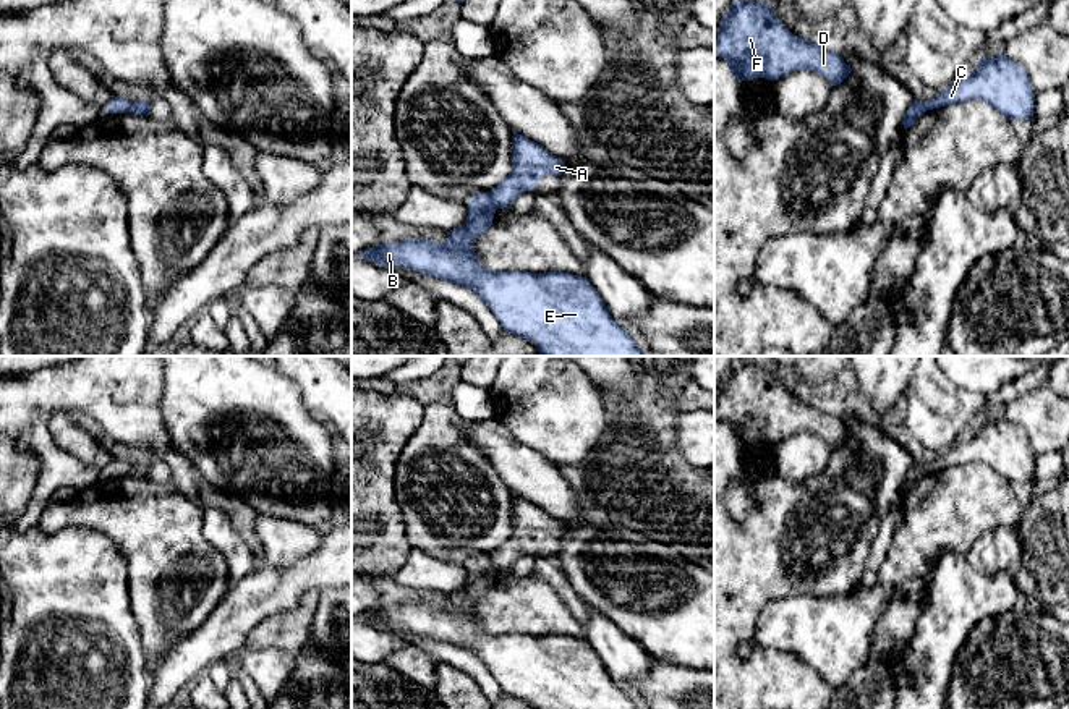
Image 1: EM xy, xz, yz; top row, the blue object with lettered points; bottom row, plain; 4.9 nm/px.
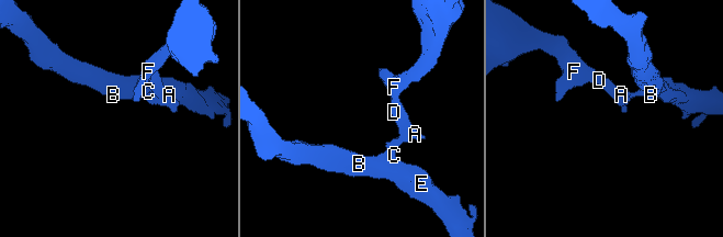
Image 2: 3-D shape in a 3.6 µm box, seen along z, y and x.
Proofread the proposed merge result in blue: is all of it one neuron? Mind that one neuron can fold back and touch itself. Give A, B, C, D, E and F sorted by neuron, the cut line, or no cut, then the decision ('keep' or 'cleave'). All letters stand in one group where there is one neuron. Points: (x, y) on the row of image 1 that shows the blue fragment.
A D F / B C E; cut in xz along (486, 195), (498, 208); cleave

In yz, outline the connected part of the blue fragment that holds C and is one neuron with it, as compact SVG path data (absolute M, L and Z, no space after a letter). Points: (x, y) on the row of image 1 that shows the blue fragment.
M1001 52L980 58L975 71L925 100L923 108L933 110L972 99L990 104L1011 121L1033 120L1035 91L1027 71Z

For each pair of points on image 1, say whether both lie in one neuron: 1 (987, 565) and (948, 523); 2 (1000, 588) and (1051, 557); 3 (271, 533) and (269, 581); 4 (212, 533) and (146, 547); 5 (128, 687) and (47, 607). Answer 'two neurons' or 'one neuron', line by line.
1: two neurons
2: two neurons
3: two neurons
4: two neurons
5: one neuron

